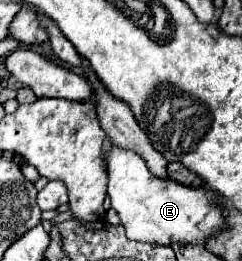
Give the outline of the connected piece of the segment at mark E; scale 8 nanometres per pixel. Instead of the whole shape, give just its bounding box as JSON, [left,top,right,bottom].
[103,141,225,245]

